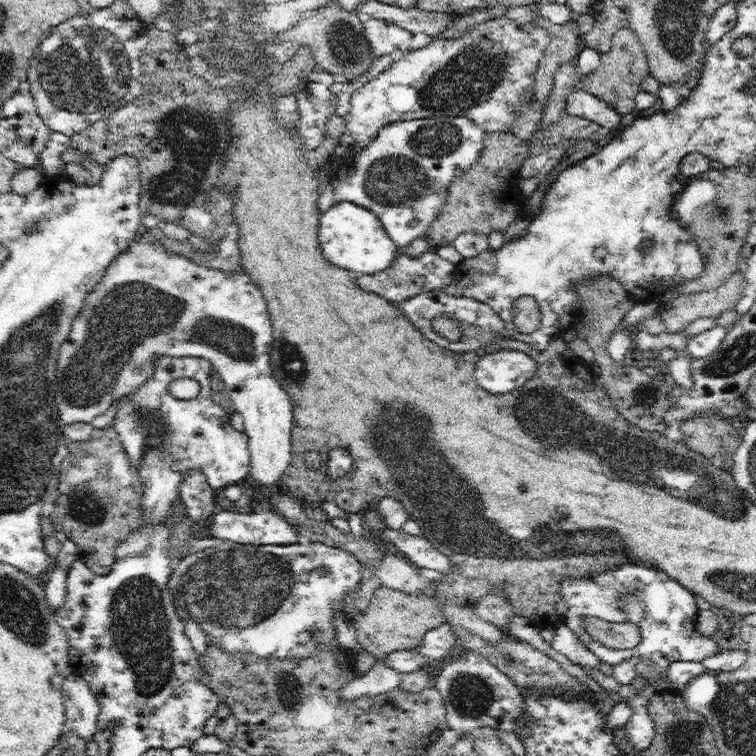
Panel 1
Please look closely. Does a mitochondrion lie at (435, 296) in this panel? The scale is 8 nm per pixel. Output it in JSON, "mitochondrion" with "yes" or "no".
{"mitochondrion":"no"}

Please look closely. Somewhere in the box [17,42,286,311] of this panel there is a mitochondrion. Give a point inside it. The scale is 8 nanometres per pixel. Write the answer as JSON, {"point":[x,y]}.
{"point":[197,138]}

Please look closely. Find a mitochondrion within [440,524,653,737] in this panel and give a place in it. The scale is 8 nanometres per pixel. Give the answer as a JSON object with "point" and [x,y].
{"point":[470,697]}

